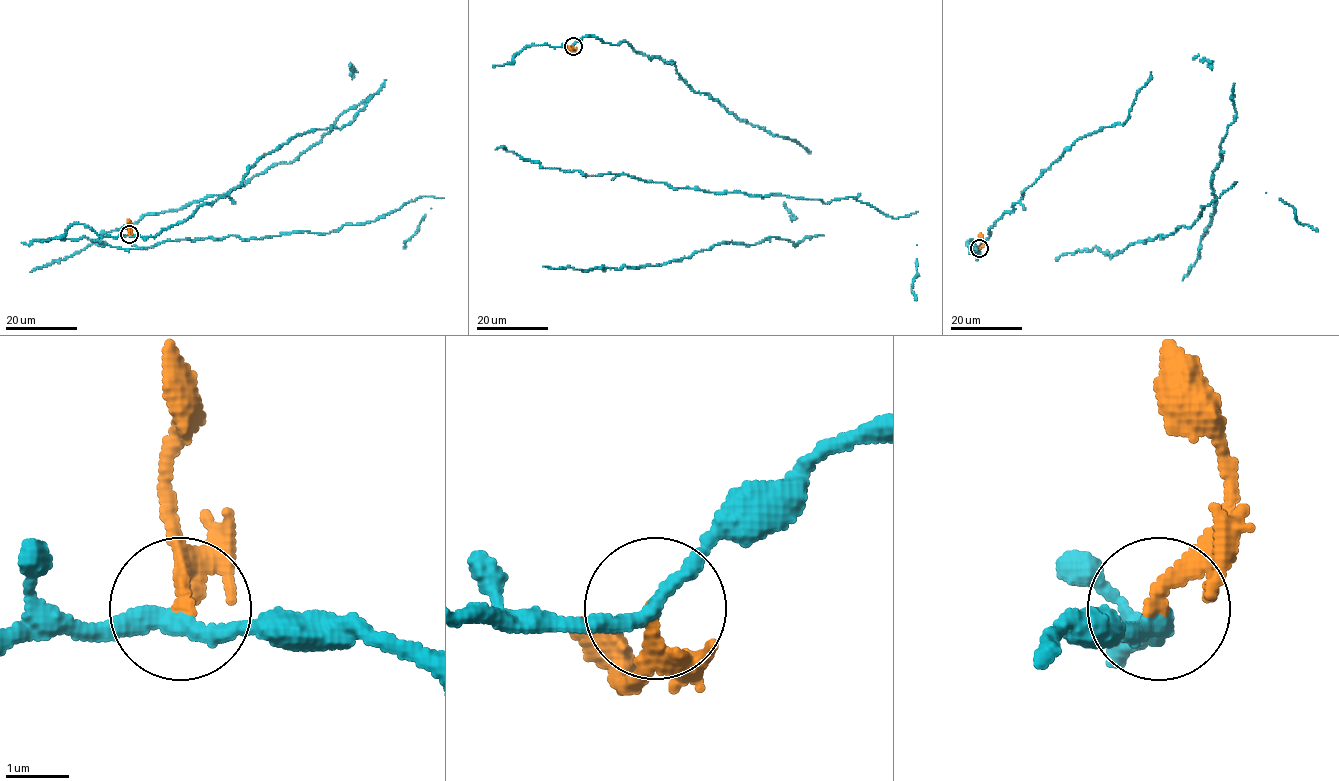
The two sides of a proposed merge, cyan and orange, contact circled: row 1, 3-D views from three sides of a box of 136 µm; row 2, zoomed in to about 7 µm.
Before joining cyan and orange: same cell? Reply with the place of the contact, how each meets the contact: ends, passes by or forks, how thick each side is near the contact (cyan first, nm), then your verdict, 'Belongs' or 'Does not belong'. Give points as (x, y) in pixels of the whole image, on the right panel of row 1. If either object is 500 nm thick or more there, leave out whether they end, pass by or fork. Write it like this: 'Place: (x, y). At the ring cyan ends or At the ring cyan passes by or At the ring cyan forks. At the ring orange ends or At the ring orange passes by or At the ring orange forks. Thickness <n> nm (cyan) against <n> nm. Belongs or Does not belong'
Place: (979, 248). At the ring cyan passes by. At the ring orange ends. Thickness 260 nm (cyan) against 240 nm. Does not belong

